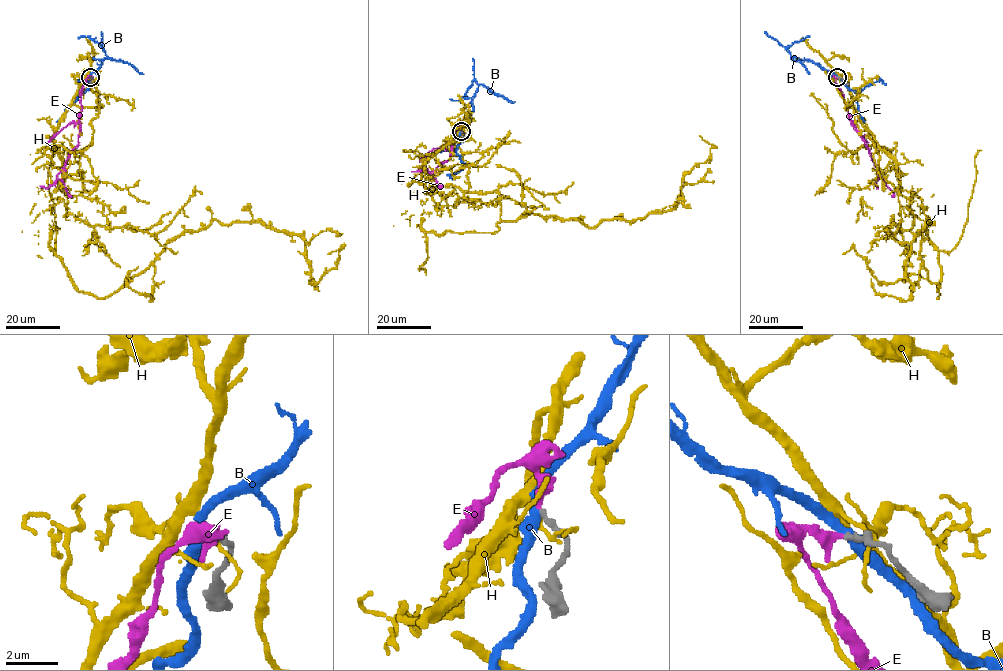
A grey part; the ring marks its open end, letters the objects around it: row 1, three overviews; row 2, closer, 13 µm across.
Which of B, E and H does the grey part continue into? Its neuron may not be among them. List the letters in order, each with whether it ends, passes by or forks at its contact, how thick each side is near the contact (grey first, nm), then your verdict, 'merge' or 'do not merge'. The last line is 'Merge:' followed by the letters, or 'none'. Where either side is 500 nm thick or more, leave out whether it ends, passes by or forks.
B: it passes by; calibres 240 and 400 nm; do not merge
E: it passes by; calibres 240 and 240 nm; merge
H: it passes by; calibres 360 and 120 nm; do not merge
Merge: E

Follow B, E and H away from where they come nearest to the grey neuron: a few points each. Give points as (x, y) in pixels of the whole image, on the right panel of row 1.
B: (838, 77), (810, 61), (791, 56), (786, 49), (805, 38)
E: (837, 77), (832, 78), (842, 96), (849, 120), (870, 152), (878, 178), (892, 192), (891, 197)
H: (840, 77), (911, 195), (909, 274), (926, 278), (934, 221), (893, 283), (842, 254)

